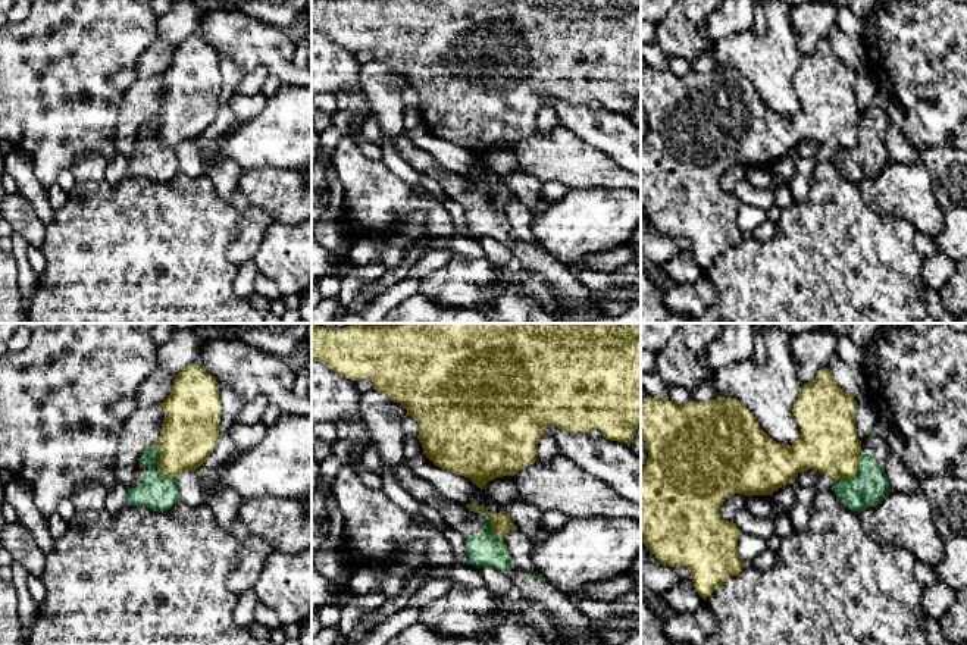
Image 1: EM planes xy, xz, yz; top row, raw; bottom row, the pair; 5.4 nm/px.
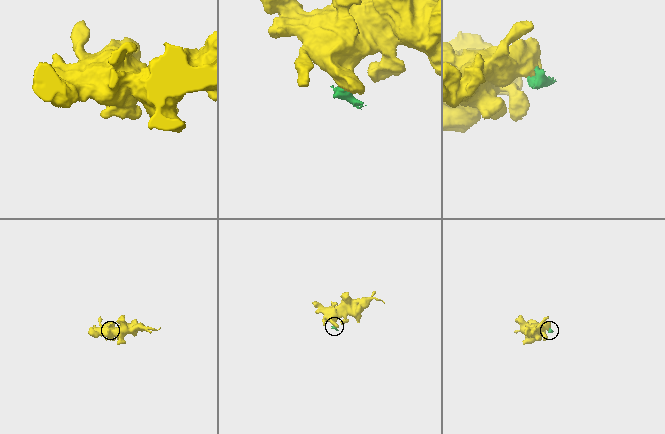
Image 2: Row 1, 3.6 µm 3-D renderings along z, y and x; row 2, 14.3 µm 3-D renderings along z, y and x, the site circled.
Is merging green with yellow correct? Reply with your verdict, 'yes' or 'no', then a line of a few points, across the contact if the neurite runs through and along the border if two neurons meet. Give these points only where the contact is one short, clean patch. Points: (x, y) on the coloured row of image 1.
no | yz (860, 448), (857, 470), (848, 478), (835, 479)

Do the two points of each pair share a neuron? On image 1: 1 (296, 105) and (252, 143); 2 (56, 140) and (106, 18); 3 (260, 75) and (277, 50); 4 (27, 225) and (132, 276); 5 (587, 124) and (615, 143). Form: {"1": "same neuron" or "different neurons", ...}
{"1": "same neuron", "2": "same neuron", "3": "different neurons", "4": "different neurons", "5": "same neuron"}

